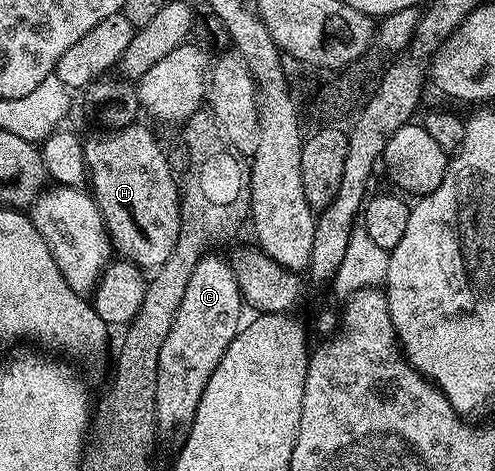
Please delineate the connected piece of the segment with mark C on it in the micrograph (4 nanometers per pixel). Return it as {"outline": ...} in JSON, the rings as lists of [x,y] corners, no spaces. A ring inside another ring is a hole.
{"outline":[[[209,251],[195,263],[183,303],[179,303],[179,311],[175,311],[175,323],[171,323],[163,351],[159,351],[155,403],[157,424],[162,430],[173,429],[176,425],[187,427],[193,421],[207,379],[211,379],[215,367],[219,367],[219,359],[223,359],[223,351],[231,347],[231,339],[243,328],[243,302],[233,266],[226,258],[224,261],[216,255]]]}

